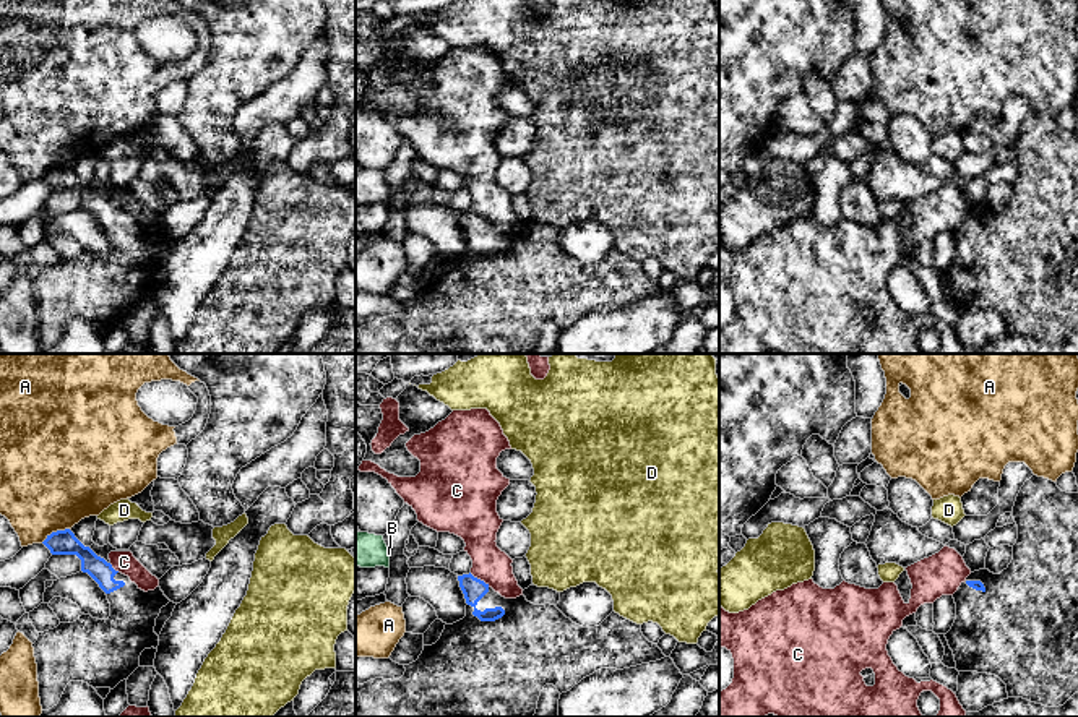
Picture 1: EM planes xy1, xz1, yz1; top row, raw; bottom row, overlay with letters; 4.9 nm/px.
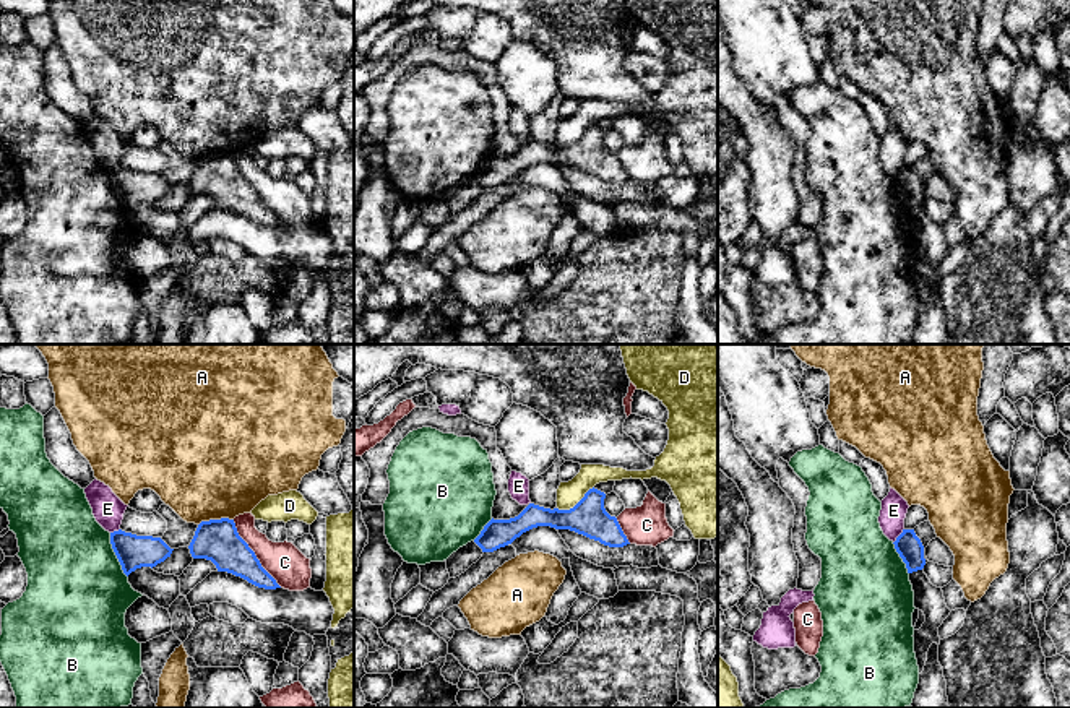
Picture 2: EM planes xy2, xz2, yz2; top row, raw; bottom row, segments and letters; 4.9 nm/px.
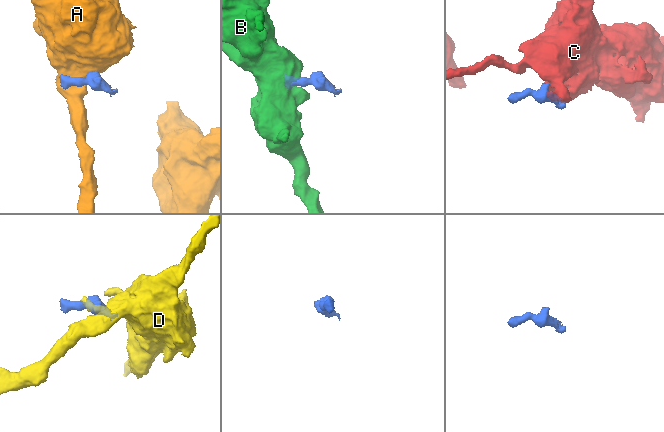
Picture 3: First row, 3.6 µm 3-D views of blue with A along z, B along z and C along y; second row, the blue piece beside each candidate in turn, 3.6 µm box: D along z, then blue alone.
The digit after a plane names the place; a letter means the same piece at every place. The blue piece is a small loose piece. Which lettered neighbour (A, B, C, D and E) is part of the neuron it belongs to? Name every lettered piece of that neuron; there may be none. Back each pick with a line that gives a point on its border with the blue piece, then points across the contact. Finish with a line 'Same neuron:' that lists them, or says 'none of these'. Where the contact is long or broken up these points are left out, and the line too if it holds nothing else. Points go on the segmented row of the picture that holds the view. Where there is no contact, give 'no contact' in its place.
Same neuron: none of these

